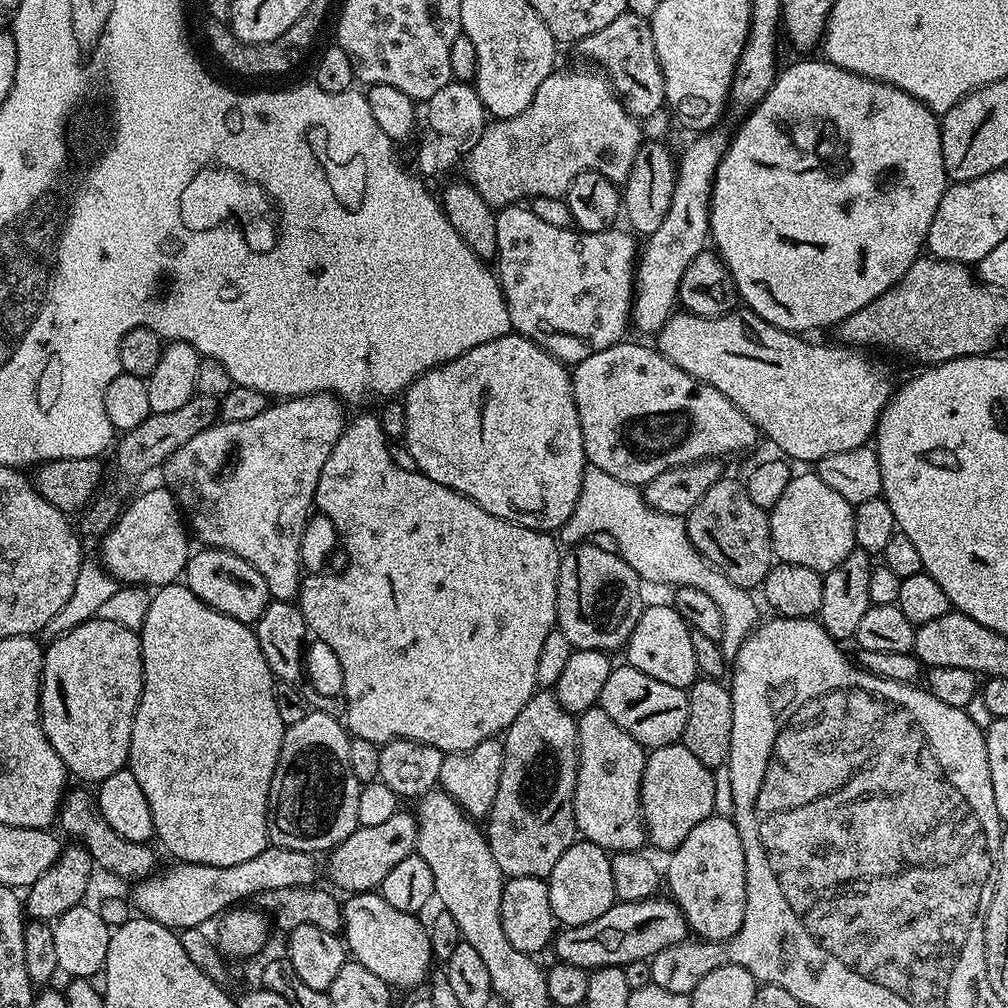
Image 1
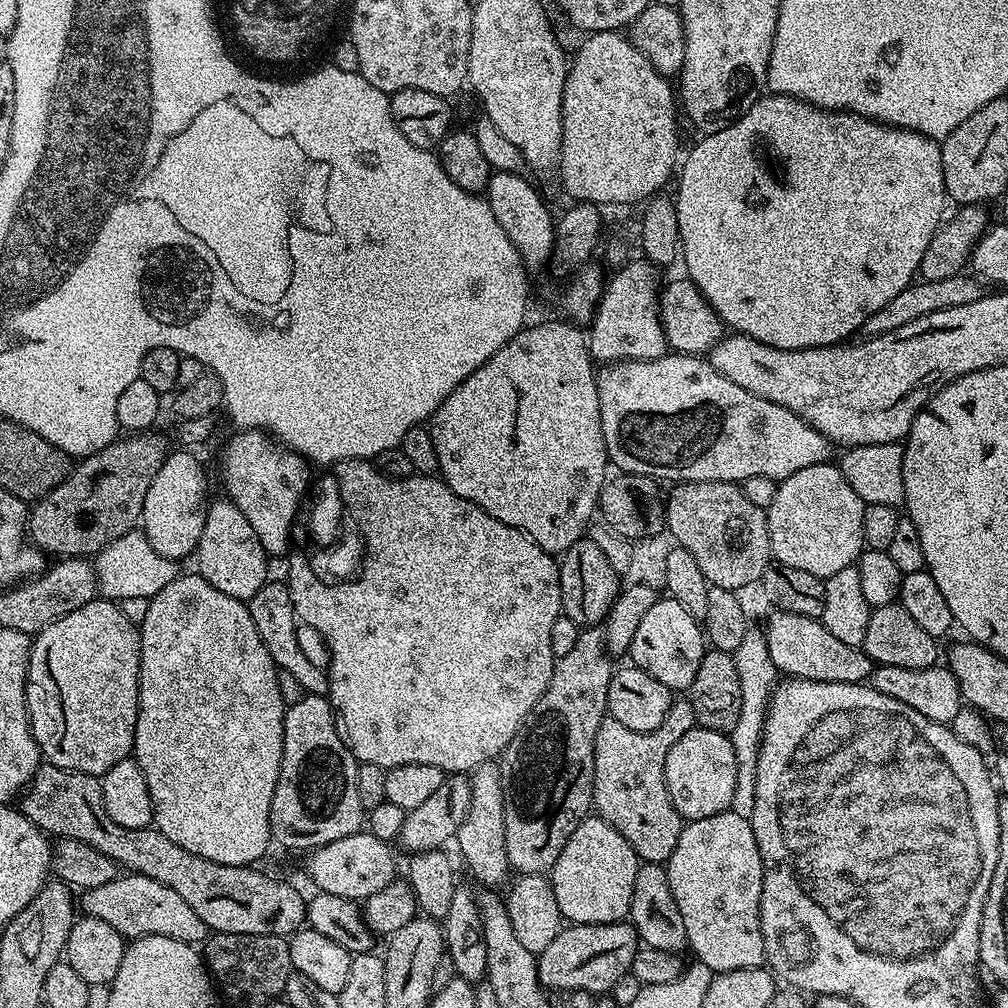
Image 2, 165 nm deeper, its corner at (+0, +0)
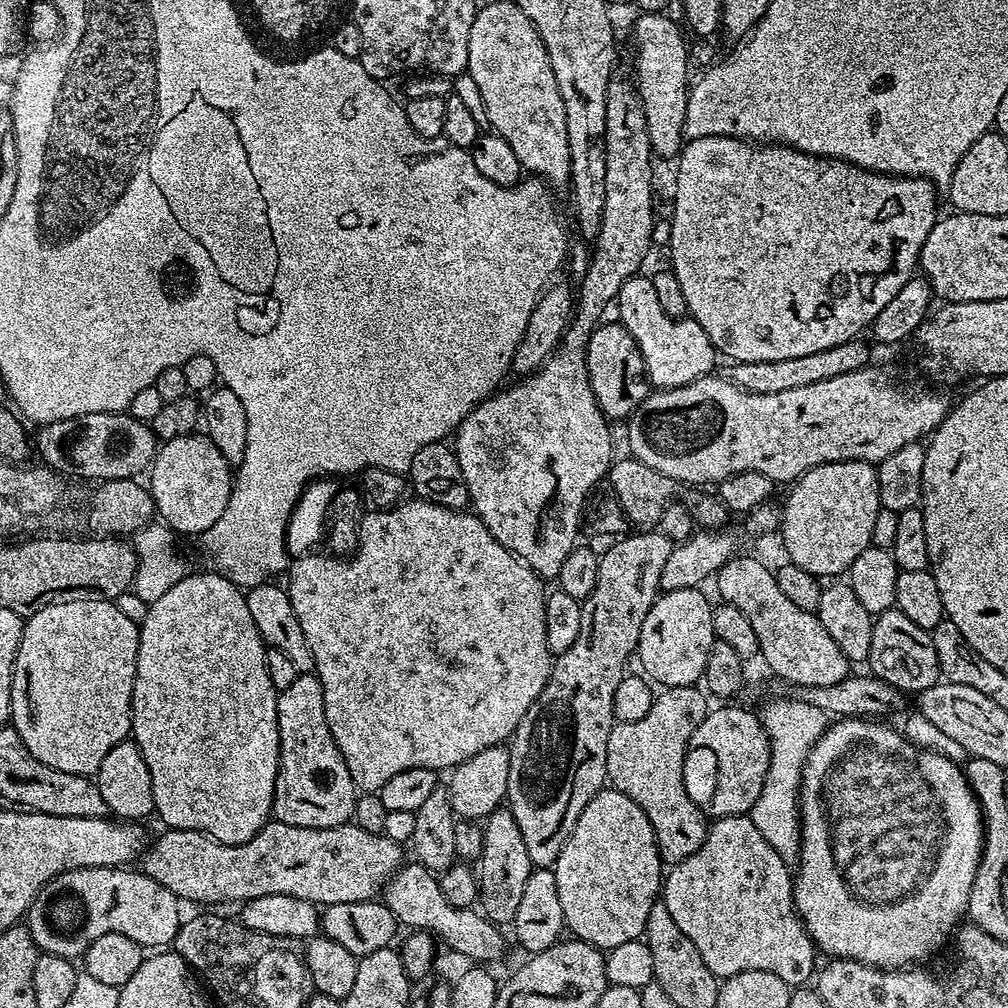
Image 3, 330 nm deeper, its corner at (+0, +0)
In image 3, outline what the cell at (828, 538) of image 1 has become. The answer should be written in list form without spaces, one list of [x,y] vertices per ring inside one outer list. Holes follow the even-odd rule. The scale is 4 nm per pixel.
[[[843,460],[842,462],[830,462],[822,466],[814,466],[806,474],[802,474],[791,485],[792,488],[788,492],[788,497],[784,500],[784,508],[780,512],[780,522],[778,525],[778,533],[780,532],[780,540],[784,543],[784,552],[787,559],[794,566],[798,566],[802,570],[806,570],[810,574],[814,574],[817,578],[825,578],[824,576],[832,576],[828,578],[836,578],[839,574],[847,573],[848,567],[854,562],[854,558],[858,558],[858,554],[862,554],[862,550],[872,547],[872,535],[874,534],[874,518],[878,518],[880,513],[880,495],[878,494],[878,474],[876,473],[875,464],[867,464],[861,460]]]

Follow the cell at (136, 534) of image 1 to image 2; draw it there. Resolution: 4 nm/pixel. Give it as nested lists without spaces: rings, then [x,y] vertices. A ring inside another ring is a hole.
[[[172,450],[162,462],[162,470],[154,474],[154,482],[150,482],[150,490],[146,490],[146,502],[142,517],[142,531],[149,540],[150,546],[166,559],[180,562],[183,556],[191,557],[198,546],[198,538],[202,538],[202,526],[206,526],[208,517],[208,480],[204,477],[204,468],[200,465],[197,454],[192,450]]]

